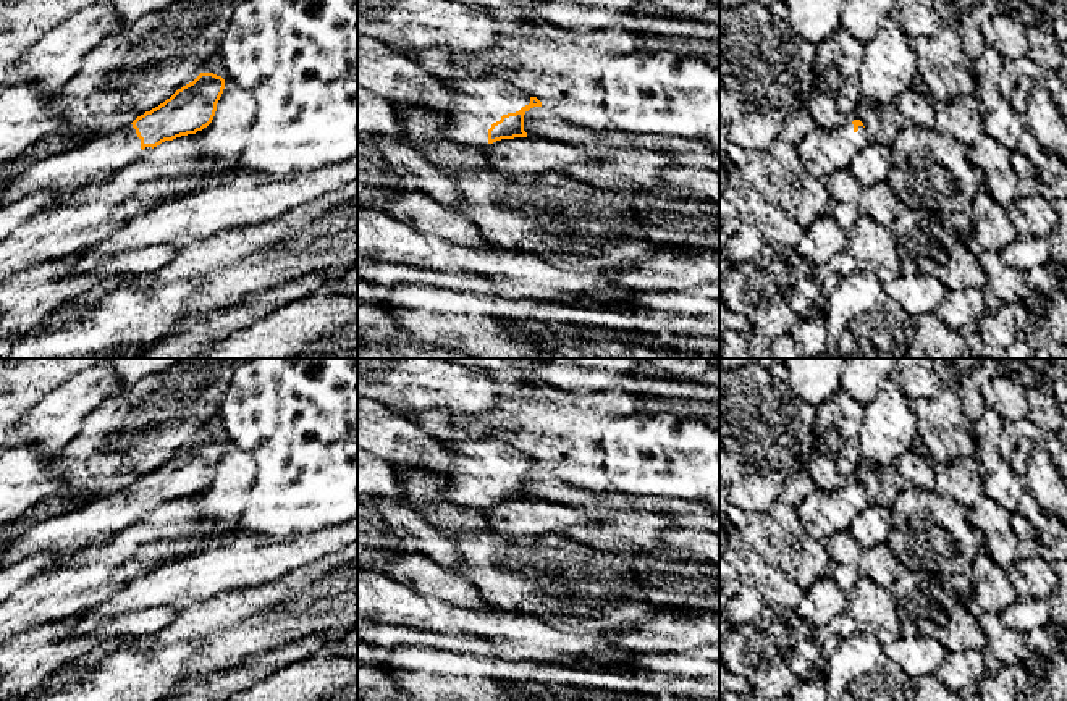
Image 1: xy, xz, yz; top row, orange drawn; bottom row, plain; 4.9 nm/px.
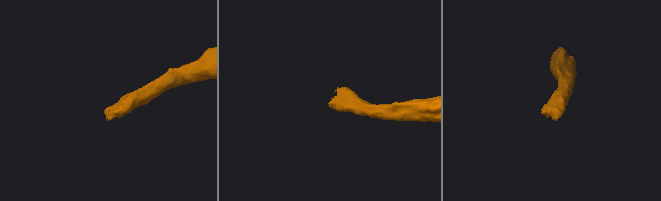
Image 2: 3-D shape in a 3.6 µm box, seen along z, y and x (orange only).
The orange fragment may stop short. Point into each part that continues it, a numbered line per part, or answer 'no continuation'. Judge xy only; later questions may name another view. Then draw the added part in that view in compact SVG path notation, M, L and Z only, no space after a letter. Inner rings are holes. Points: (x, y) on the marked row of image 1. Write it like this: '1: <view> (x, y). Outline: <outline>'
1: xy (67, 175). Outline: M133 124L110 134L86 139L74 149L45 155L21 174L11 178L0 192L0 207L31 192L52 192L52 207L81 197L92 186L103 184L115 173L144 157L152 147L141 149Z

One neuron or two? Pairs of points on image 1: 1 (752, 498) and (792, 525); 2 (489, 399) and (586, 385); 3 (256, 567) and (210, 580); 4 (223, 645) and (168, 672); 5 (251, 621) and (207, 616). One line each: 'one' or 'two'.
1: two
2: two
3: one
4: two
5: one

